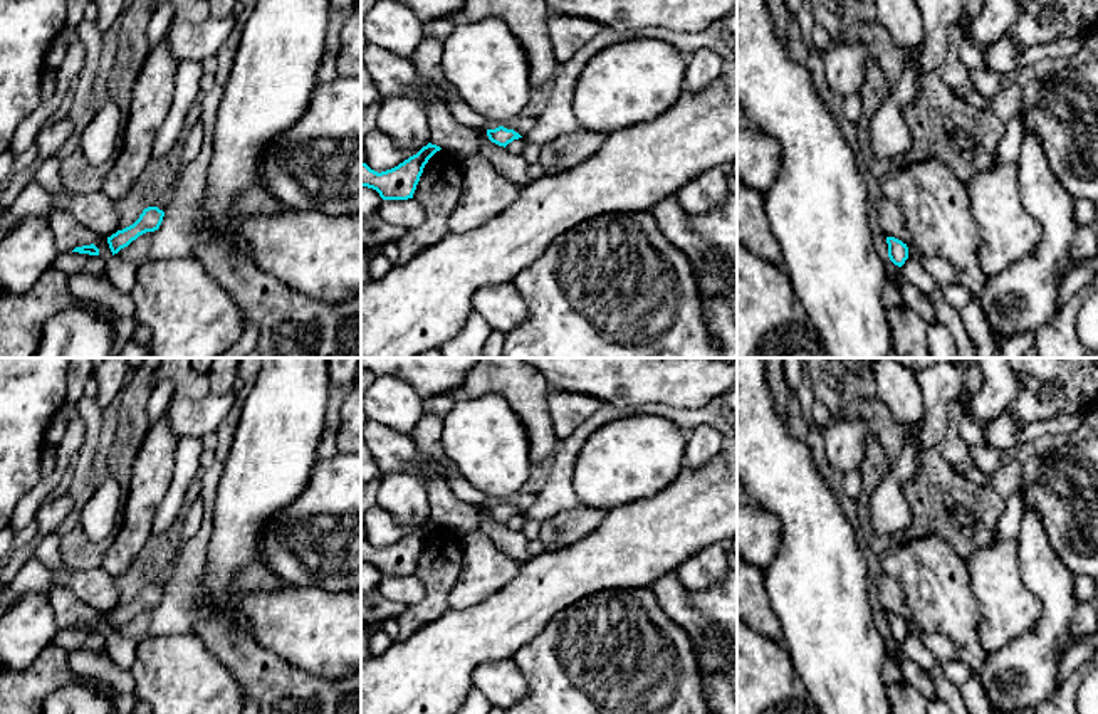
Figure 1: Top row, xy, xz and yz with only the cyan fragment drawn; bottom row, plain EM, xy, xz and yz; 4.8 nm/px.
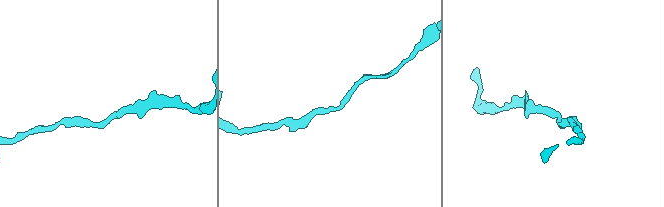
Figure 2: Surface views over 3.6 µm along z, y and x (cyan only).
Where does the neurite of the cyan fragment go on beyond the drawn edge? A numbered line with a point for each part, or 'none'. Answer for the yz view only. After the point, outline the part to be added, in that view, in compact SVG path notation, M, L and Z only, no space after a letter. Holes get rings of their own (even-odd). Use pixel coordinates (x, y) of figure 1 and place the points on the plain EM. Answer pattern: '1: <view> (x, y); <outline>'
none

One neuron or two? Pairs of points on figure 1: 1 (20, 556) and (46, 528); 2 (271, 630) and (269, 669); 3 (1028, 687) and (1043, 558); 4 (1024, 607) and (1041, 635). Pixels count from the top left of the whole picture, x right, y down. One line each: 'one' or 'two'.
1: one
2: two
3: one
4: two

